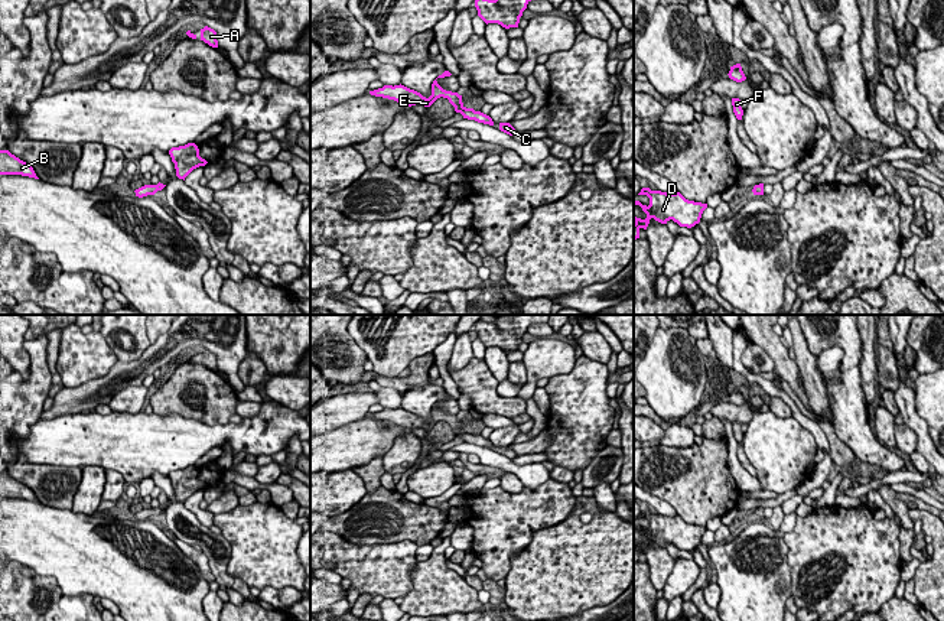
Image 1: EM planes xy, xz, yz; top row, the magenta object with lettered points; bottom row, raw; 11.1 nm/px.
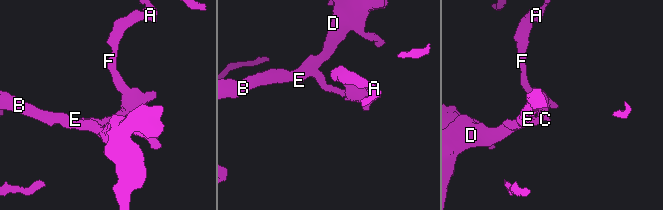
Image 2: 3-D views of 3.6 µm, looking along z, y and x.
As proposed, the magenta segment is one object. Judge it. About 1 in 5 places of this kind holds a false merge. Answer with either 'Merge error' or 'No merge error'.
No merge error

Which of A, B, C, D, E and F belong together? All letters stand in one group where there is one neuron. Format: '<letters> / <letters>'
A B C D E F

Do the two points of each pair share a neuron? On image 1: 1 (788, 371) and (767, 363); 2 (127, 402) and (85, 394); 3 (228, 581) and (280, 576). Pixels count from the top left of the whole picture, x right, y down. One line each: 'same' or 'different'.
1: different
2: different
3: different

